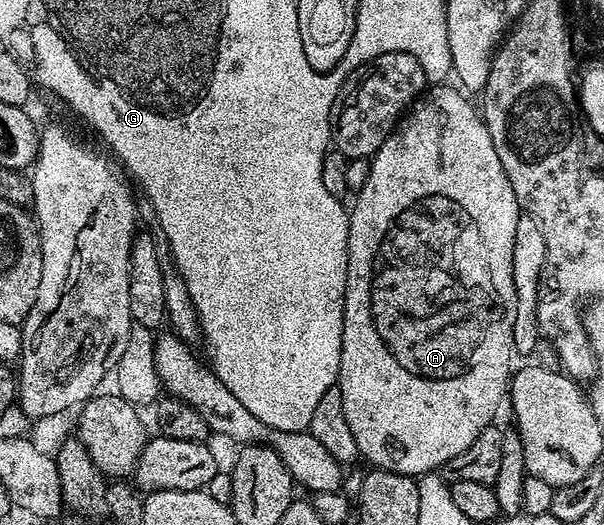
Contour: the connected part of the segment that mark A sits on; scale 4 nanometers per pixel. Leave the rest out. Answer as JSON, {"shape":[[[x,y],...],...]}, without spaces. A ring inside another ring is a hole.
{"shape":[[[450,85],[430,86],[428,90],[418,98],[417,102],[413,104],[408,114],[393,128],[393,132],[385,138],[385,143],[372,155],[367,185],[363,185],[363,189],[356,192],[354,199],[357,200],[353,203],[353,211],[351,207],[351,210],[348,212],[349,260],[347,261],[347,281],[345,282],[343,345],[341,346],[341,374],[339,376],[339,386],[341,388],[341,396],[343,397],[343,413],[347,413],[347,425],[351,425],[351,434],[355,437],[358,456],[360,456],[362,460],[366,459],[366,461],[370,463],[368,465],[370,468],[414,477],[427,475],[444,468],[445,463],[451,461],[451,457],[463,453],[463,449],[467,449],[467,445],[471,445],[471,441],[475,441],[475,437],[479,437],[481,430],[484,427],[490,426],[490,424],[496,420],[493,418],[496,417],[497,410],[501,407],[501,399],[503,403],[503,400],[506,398],[511,372],[515,367],[515,362],[513,363],[513,359],[515,360],[515,352],[512,343],[512,329],[514,328],[515,320],[516,291],[514,278],[512,277],[512,246],[515,244],[516,225],[523,212],[521,206],[517,204],[515,189],[511,189],[511,181],[507,181],[507,173],[503,173],[503,161],[499,161],[499,153],[495,153],[495,144],[491,142],[491,133],[487,133],[485,120],[481,118],[478,108],[474,106],[474,104],[472,107],[472,105],[464,99],[466,96],[462,94],[456,86],[453,86],[454,88],[449,86]]]}

